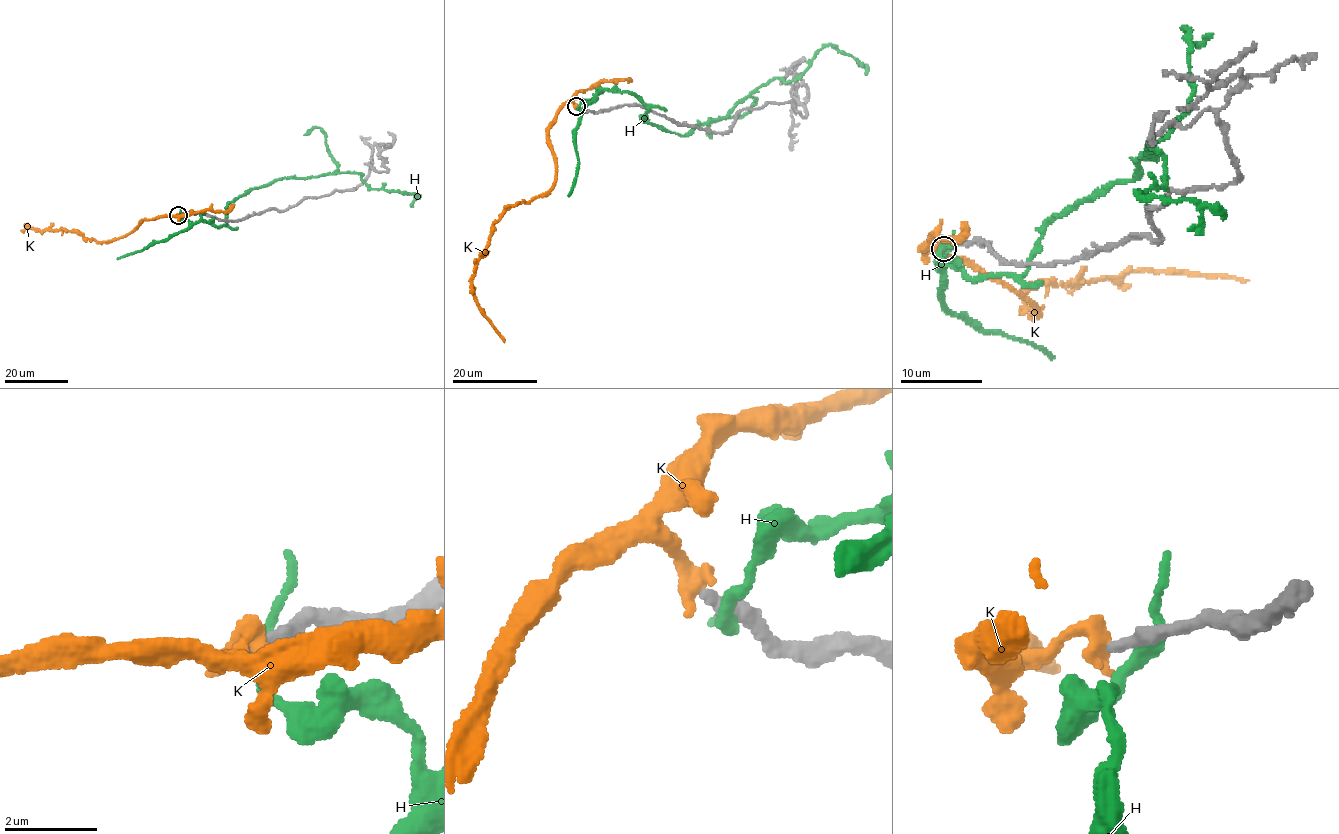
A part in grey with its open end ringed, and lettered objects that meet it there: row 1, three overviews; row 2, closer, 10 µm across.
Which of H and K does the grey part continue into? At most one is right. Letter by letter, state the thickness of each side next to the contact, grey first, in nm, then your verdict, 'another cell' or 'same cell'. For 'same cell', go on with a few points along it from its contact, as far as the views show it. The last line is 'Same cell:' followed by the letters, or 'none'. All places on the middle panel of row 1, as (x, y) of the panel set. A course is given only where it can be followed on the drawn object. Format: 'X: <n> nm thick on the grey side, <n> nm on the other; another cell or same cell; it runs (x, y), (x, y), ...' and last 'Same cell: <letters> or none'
H: 400 nm thick on the grey side, 280 nm on the other; another cell
K: 280 nm thick on the grey side, 480 nm on the other; another cell
Same cell: none

